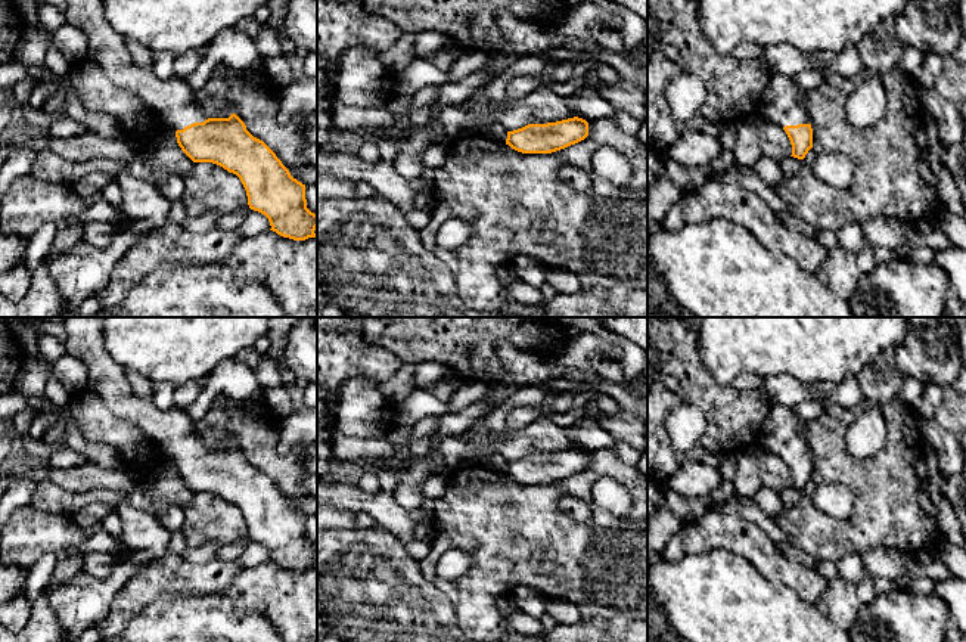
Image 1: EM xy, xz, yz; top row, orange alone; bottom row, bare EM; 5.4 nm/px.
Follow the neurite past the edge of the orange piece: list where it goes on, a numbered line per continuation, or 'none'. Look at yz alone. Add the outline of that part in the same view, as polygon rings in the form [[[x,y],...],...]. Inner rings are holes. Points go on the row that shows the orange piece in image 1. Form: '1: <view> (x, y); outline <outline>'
1: yz (783, 101); outline [[[771,72],[761,96],[761,112],[780,127],[811,124],[805,92],[792,77]]]

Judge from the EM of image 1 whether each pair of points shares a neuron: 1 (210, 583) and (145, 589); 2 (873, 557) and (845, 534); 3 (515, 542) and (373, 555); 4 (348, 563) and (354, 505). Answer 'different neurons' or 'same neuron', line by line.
1: same neuron
2: different neurons
3: different neurons
4: different neurons

